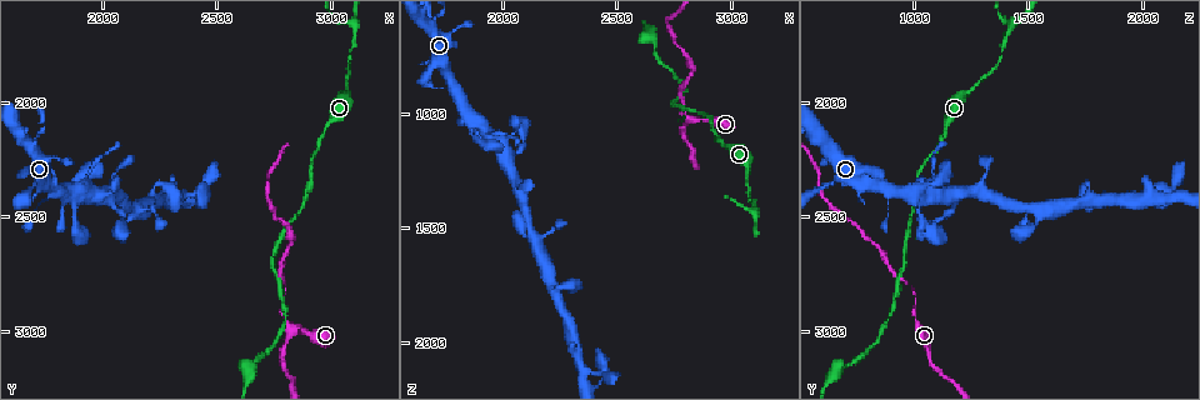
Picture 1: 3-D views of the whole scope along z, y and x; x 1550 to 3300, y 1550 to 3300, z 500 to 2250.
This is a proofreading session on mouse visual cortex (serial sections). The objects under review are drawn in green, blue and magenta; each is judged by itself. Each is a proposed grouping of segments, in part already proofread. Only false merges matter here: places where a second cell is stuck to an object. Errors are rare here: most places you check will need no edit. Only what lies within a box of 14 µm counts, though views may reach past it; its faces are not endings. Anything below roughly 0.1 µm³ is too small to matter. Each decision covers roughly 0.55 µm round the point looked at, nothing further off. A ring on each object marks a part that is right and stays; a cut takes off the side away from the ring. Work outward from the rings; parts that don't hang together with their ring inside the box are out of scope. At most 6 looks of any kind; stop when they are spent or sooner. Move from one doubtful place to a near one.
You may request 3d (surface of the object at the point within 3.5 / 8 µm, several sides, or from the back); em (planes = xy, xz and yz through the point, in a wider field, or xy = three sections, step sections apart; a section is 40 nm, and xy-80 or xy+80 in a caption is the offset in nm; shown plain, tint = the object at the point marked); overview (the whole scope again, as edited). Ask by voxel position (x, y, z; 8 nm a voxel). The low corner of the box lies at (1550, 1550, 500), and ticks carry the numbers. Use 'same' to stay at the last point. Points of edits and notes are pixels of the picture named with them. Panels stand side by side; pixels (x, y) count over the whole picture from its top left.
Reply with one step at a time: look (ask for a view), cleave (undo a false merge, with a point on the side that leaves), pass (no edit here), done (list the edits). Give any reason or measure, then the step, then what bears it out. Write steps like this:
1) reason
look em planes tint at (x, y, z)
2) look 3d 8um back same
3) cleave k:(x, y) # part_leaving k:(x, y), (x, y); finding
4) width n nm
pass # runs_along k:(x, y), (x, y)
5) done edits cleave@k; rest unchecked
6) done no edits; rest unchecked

three arms meet
look em planes tint at (2820, 2990, 1020)

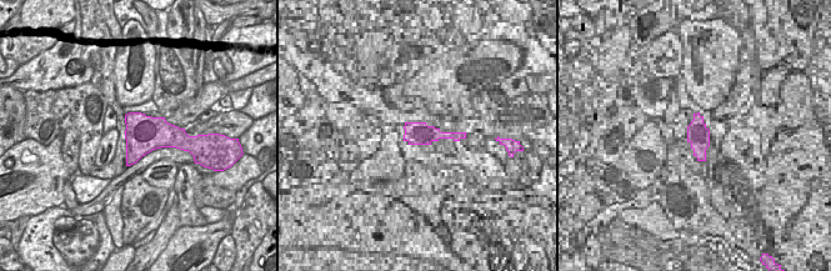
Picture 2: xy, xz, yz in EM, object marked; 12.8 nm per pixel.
see where the arms go
look 3d 3.5um same

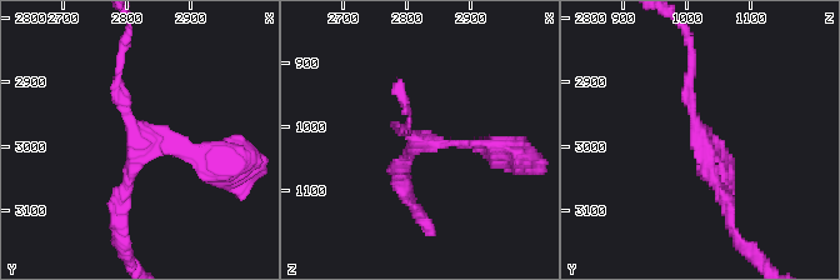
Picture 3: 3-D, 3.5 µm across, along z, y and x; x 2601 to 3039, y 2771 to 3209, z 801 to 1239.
pass # runs_along 3:(500, 148), (430, 144), (400, 131); continuous, no second cell

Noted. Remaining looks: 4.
three-way junction
look em xy step 2 tint at (3090, 1660, 1430)

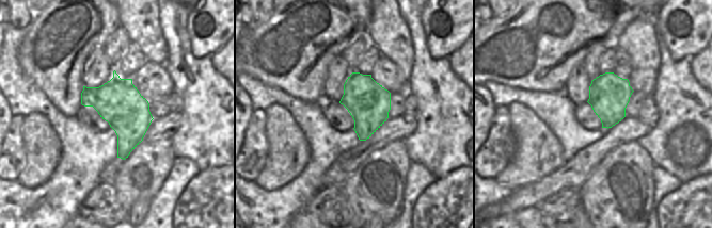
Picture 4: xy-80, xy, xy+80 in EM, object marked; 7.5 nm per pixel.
look 3d 3.5um same

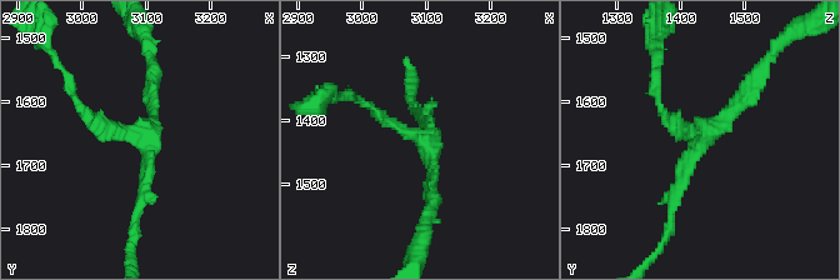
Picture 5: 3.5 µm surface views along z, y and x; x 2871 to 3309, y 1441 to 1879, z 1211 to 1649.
arms 3; arm_widths 150, 150, 200 nm
pass # runs_along 5:(669, 216), (698, 140), (759, 79); continuous, no second cell

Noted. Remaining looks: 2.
side arm on a straight run
look 3d 8um at (1690, 2200, 620)

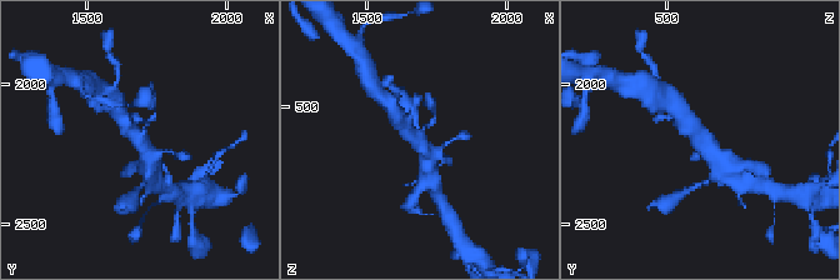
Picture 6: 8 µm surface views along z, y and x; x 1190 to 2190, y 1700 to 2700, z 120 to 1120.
now the EM
look em xy step 1 tint at (1690, 2180, 620)

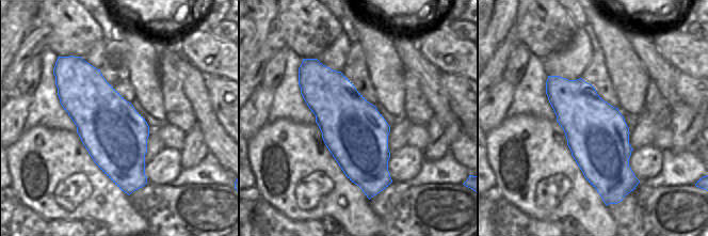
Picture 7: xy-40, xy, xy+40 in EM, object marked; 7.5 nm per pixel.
arms 3; arm_widths 150, 450, 500 nm
pass # runs_along 6:(721, 165), (680, 111); all the same cell

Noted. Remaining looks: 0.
done no edits; rest unchecked

